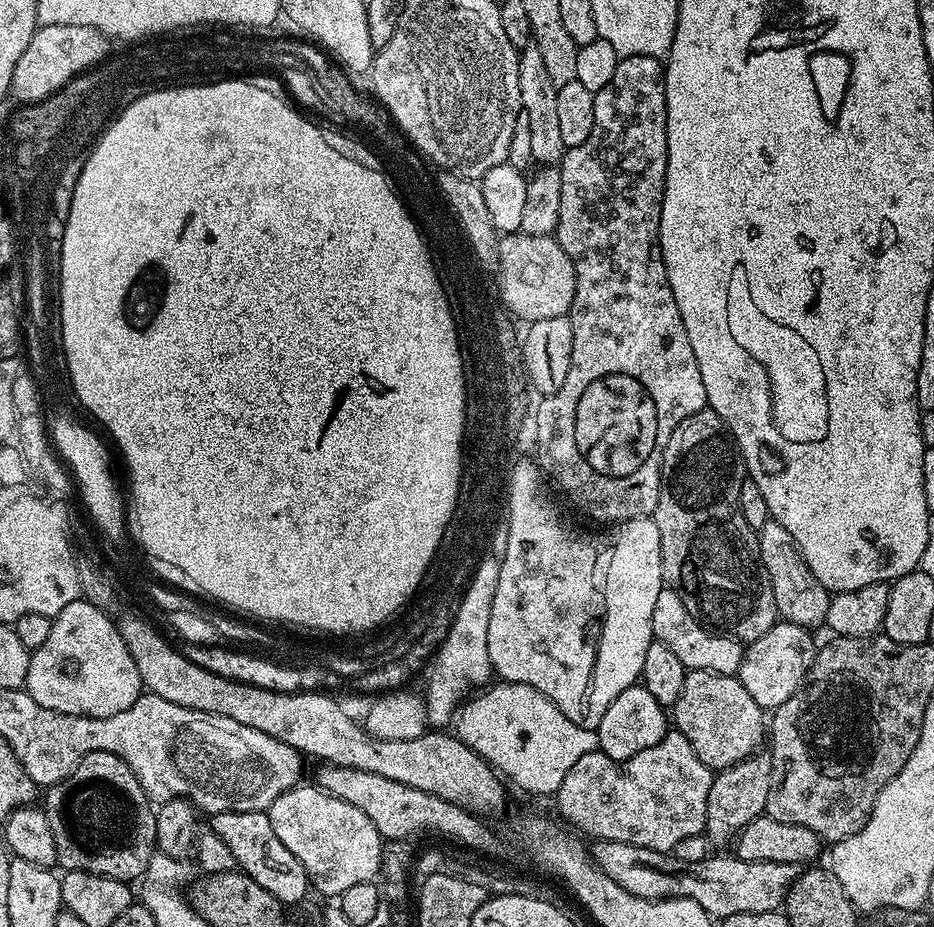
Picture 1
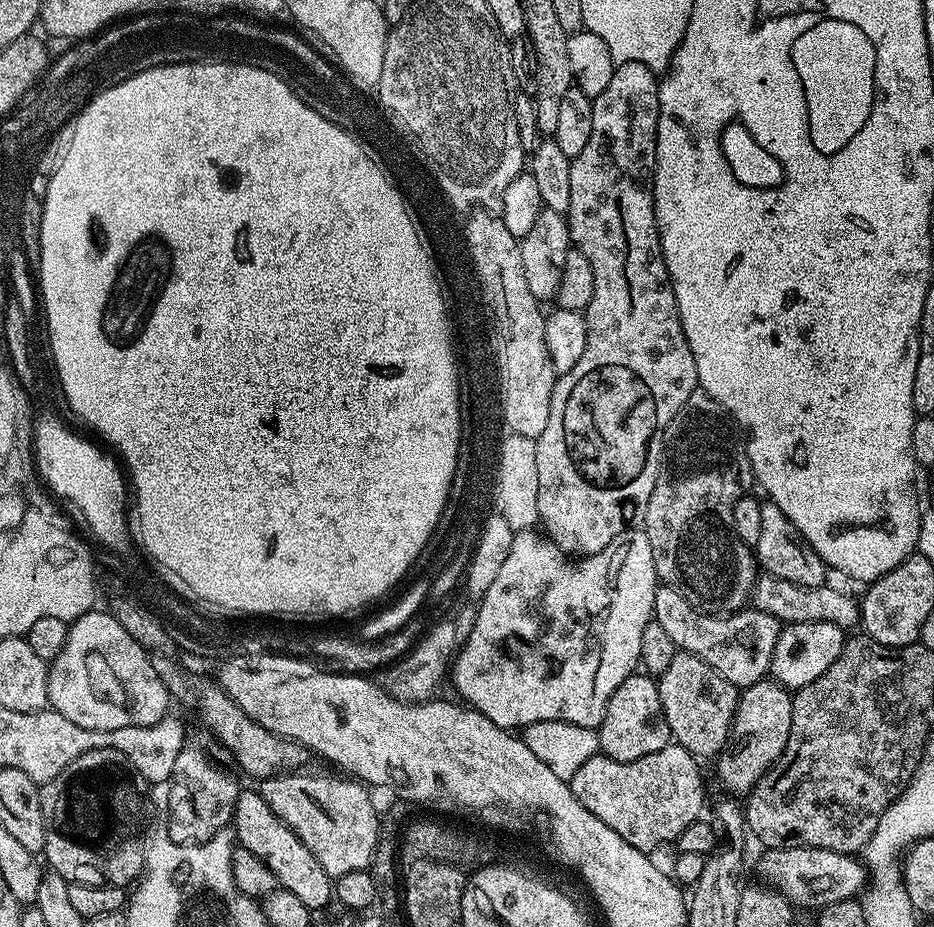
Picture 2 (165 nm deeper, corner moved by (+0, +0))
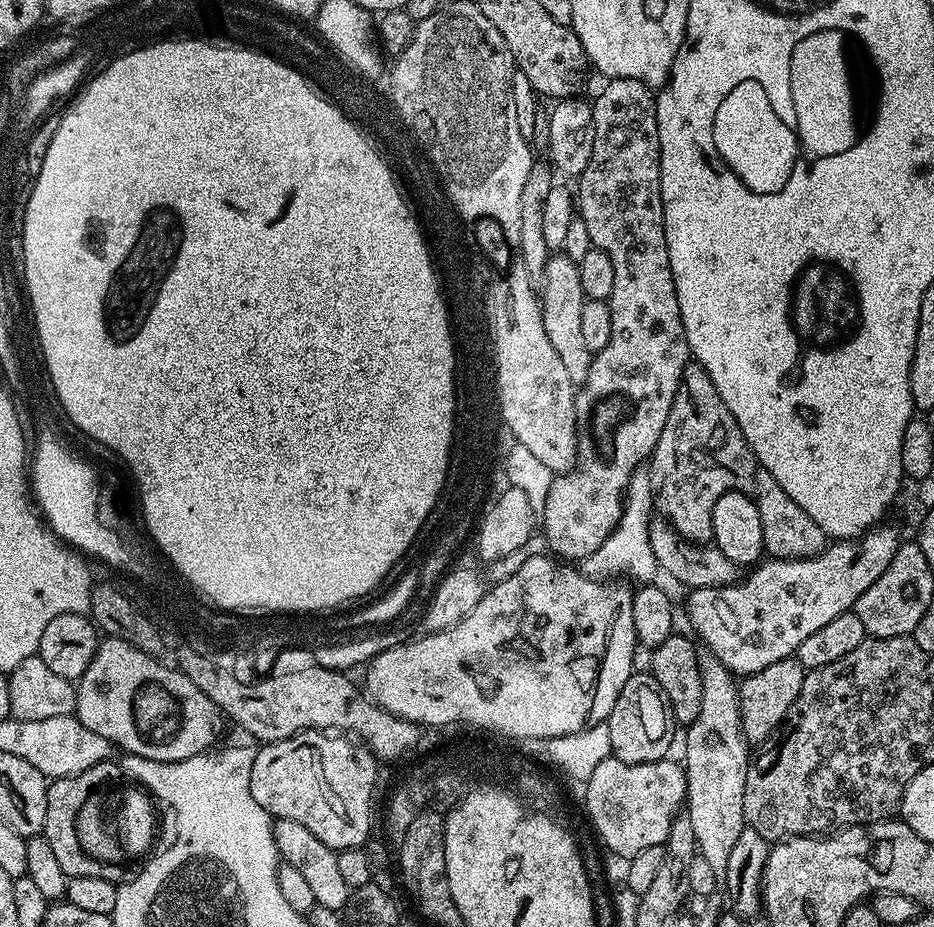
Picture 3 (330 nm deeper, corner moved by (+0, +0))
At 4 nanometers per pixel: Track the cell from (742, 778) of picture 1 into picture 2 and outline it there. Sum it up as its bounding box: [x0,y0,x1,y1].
[715,678,794,798]

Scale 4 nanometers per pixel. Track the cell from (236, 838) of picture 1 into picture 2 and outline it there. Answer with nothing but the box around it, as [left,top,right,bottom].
[230,790,333,910]

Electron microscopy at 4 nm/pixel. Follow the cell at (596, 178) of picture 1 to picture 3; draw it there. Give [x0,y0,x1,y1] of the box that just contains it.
[542,78,690,562]

